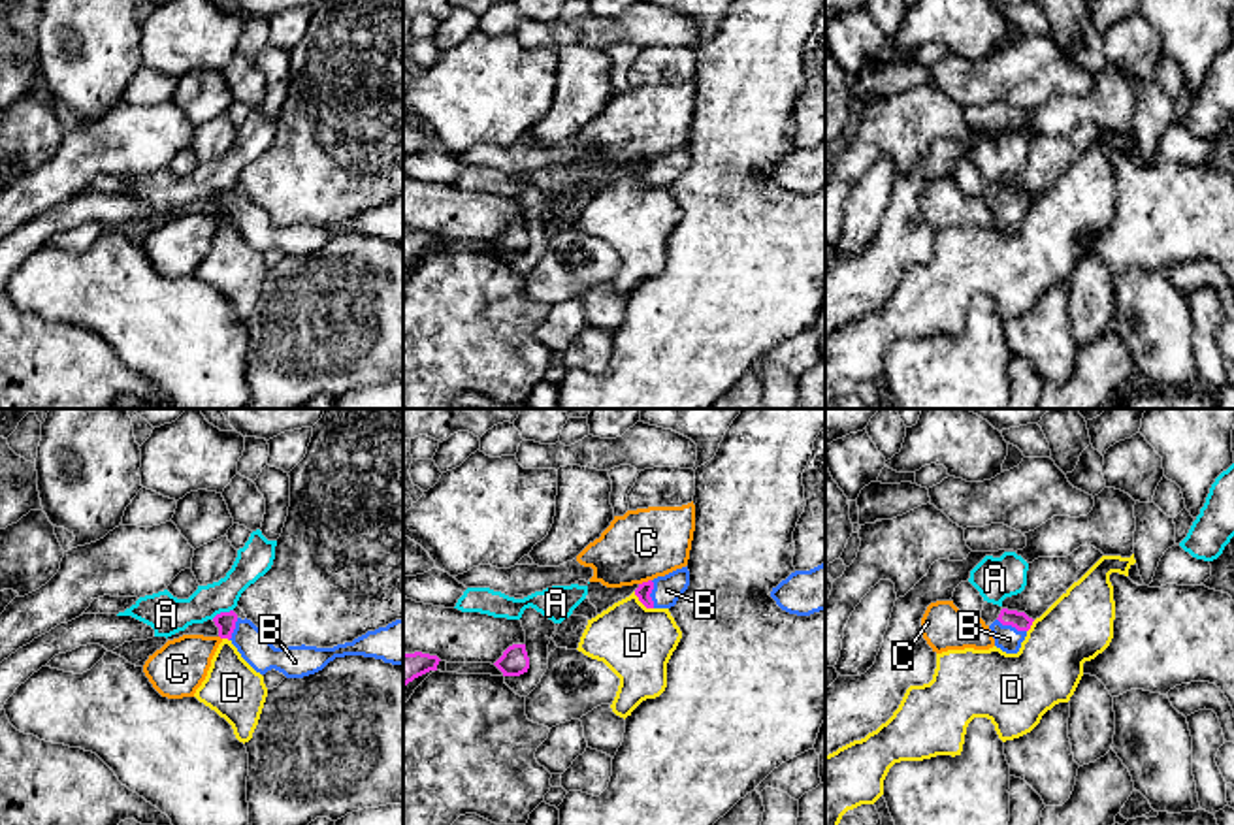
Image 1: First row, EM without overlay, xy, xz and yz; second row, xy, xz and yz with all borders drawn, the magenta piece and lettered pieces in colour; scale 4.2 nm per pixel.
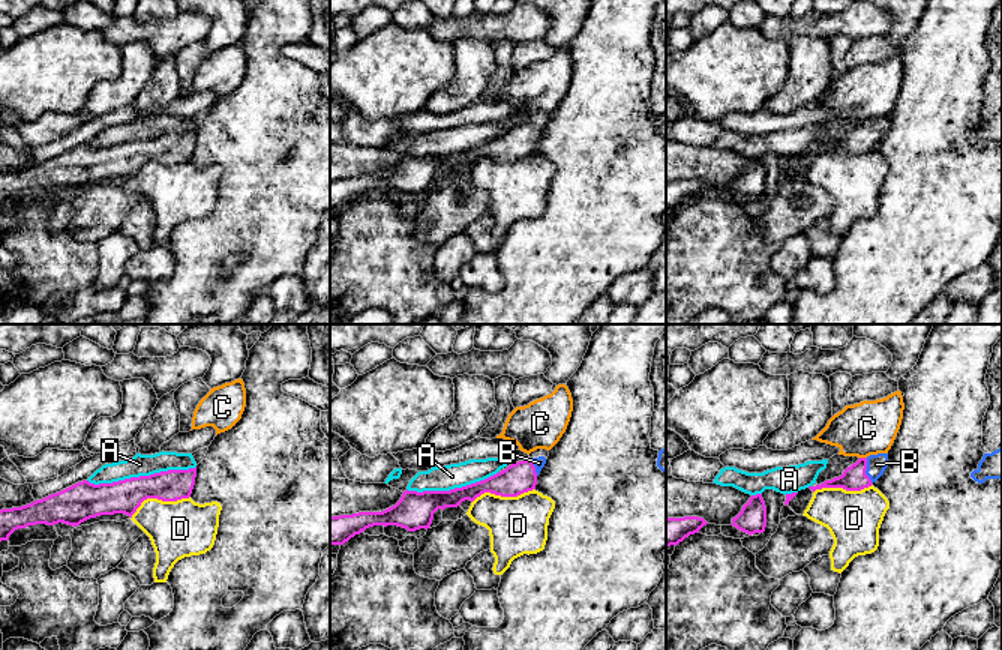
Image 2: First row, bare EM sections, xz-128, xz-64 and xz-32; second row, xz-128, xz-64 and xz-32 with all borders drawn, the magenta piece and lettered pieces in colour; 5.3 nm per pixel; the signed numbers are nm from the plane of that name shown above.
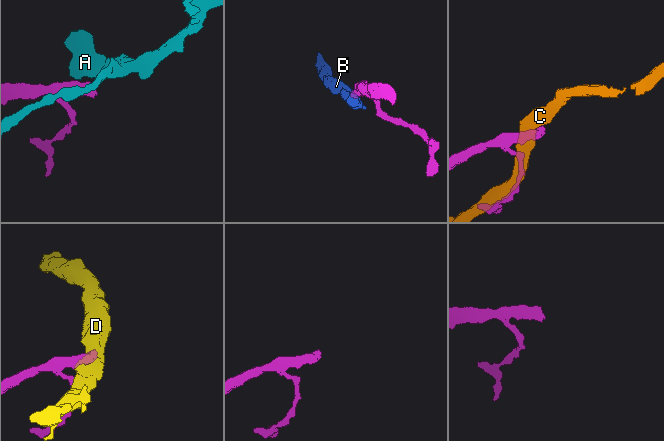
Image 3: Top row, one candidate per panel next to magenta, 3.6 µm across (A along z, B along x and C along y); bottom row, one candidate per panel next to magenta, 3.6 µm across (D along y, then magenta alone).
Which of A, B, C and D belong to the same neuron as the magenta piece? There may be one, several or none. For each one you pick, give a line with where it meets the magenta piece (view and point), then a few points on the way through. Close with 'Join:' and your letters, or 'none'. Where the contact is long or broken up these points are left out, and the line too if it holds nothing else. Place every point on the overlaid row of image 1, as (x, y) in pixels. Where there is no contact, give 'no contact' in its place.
B: meets magenta in yz at (1012, 626); runs through yz (1020, 620), (1012, 626), (1008, 639)
Join: B

